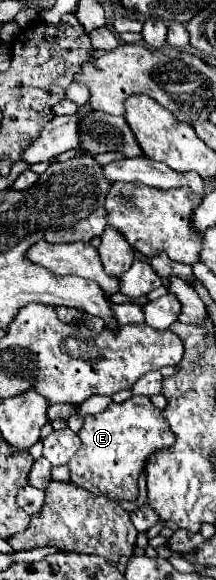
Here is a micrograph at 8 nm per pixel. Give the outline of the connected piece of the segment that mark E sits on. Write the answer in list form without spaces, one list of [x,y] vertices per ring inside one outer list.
[[[131,396],[123,404],[109,404],[105,412],[97,416],[87,416],[83,428],[79,430],[81,448],[69,462],[71,482],[85,488],[91,494],[103,494],[111,500],[135,500],[137,498],[137,478],[143,470],[145,460],[175,442],[175,434],[163,420],[163,412],[157,410],[147,396]]]

